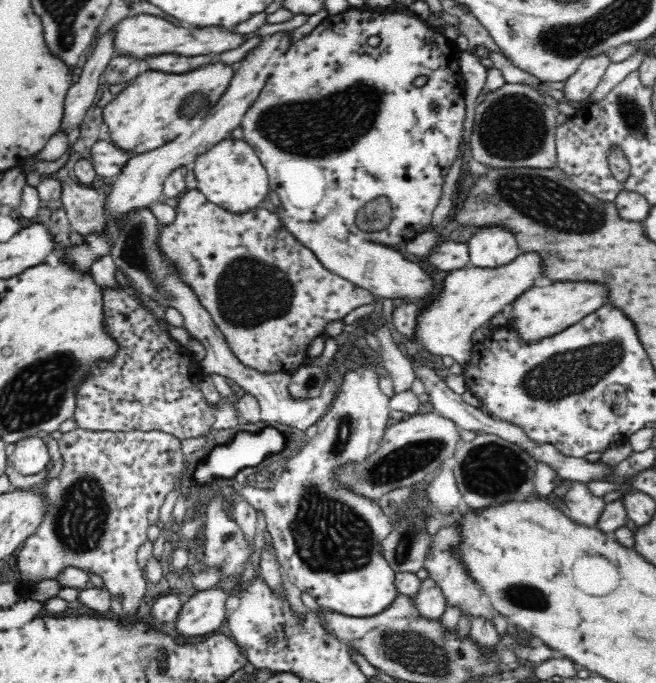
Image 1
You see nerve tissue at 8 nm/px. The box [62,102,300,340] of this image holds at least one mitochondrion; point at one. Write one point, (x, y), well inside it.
(249, 292)

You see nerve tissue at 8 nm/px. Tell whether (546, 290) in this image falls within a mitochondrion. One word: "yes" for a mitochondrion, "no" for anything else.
no

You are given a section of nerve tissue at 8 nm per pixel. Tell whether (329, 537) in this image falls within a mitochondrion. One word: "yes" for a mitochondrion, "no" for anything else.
yes

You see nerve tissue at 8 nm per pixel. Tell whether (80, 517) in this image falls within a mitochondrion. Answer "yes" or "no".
yes

